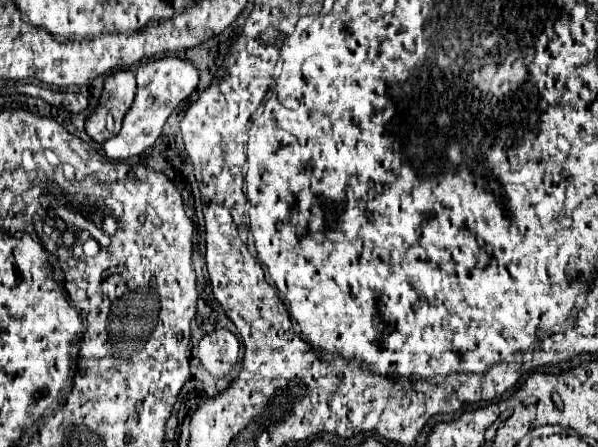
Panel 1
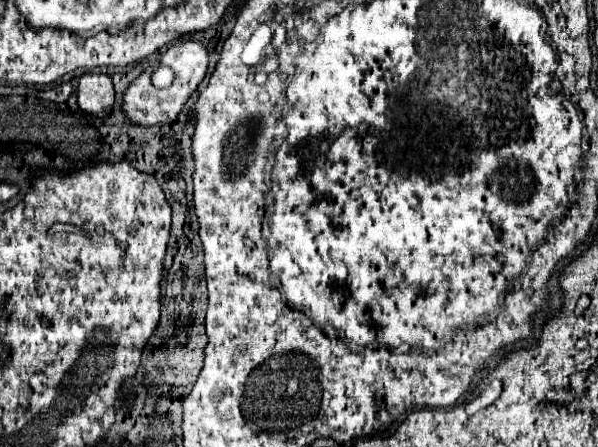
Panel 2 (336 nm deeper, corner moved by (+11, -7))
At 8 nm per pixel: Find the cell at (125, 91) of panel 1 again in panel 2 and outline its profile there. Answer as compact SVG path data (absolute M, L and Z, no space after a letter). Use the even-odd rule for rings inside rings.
M84 73L78 85L78 107L84 113L106 119L114 107L114 89L108 75Z

